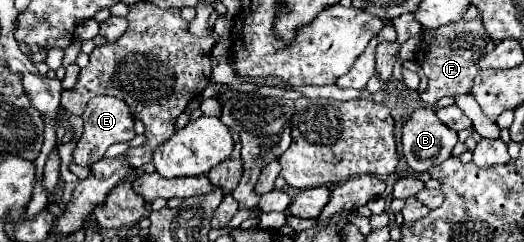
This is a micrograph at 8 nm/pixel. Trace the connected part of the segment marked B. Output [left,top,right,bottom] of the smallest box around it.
[402,108,458,174]

